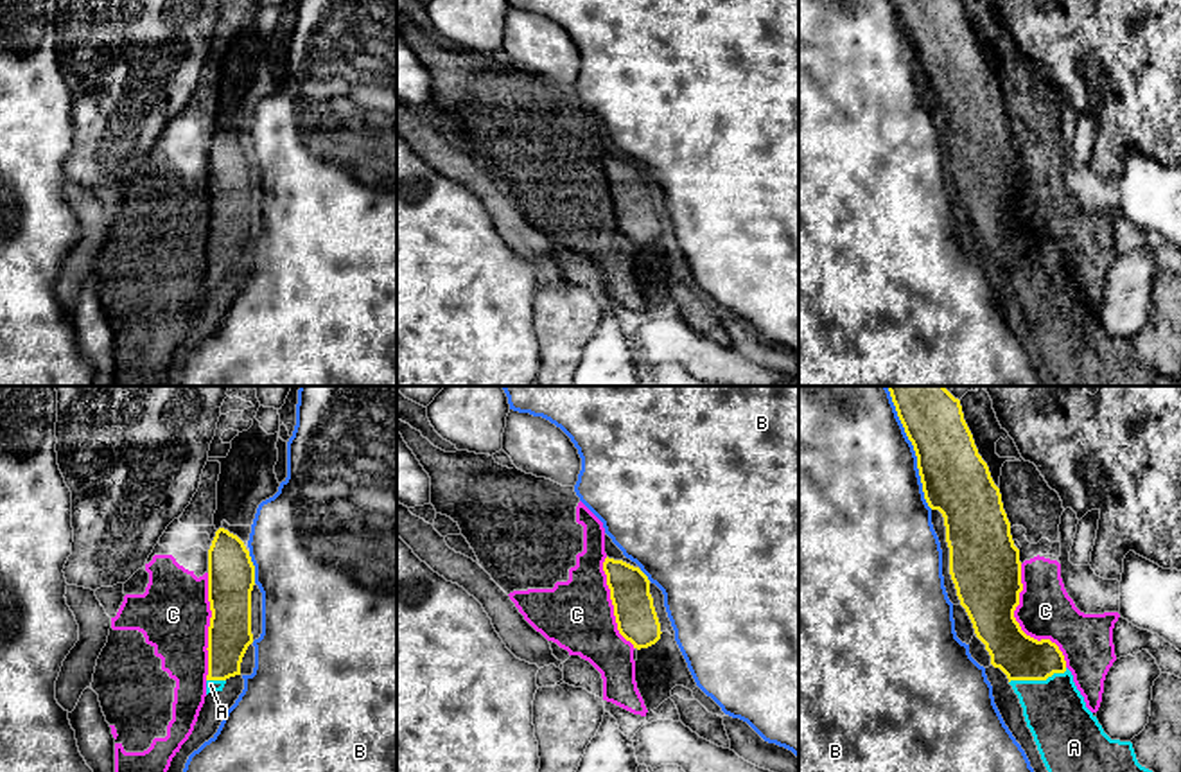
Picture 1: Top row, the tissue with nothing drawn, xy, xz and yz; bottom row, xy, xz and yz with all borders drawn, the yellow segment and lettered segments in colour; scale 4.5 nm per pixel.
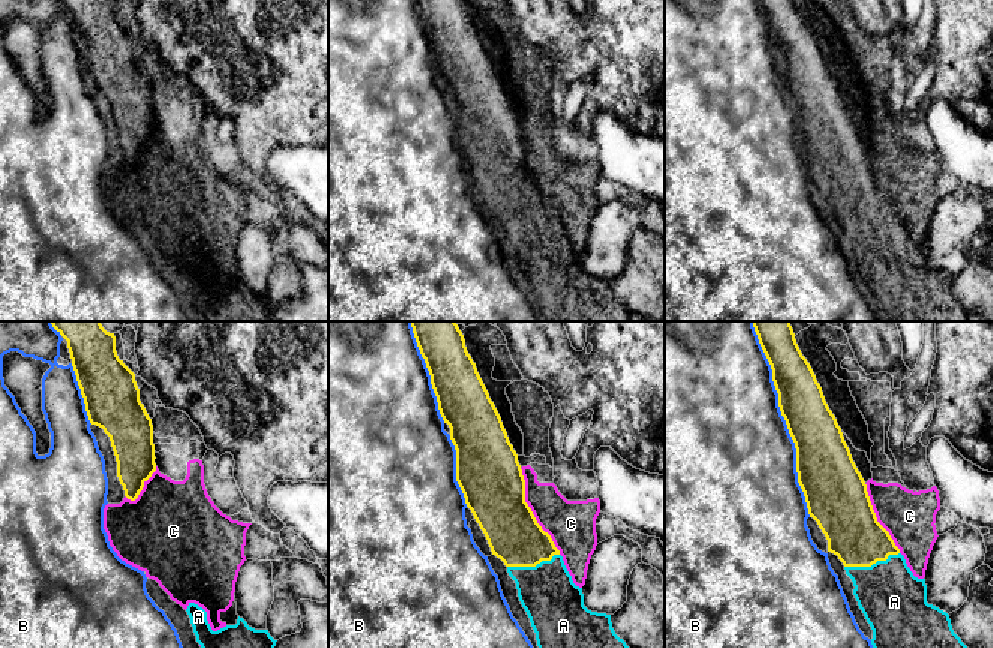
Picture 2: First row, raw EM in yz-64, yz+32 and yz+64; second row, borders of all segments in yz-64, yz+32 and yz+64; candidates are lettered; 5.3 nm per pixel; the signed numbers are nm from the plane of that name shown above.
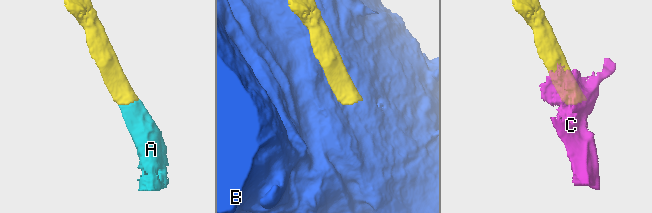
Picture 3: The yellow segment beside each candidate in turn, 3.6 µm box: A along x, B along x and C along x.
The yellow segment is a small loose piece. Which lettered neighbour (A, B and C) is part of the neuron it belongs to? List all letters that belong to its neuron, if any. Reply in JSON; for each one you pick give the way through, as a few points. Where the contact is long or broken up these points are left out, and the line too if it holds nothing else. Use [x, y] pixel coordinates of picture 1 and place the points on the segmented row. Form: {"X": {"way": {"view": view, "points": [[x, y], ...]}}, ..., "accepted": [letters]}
{"A": {"way": {"view": "yz", "points": [[1022, 657], [1038, 679], [1063, 728]]}}, "accepted": ["A"]}

